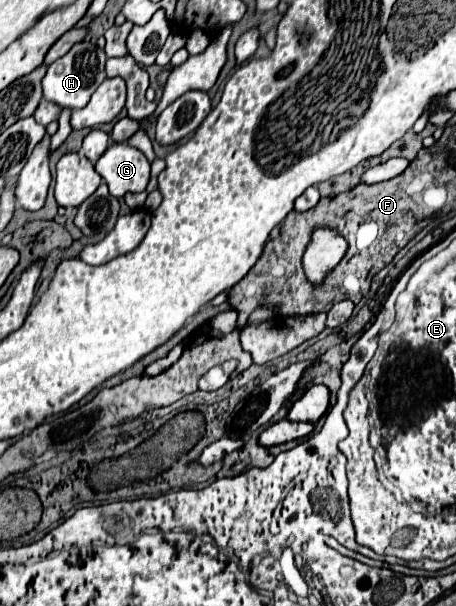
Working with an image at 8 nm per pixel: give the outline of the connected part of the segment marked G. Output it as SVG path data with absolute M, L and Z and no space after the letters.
M111 142L95 162L95 170L115 198L123 198L125 192L143 192L149 182L149 160L127 142Z

